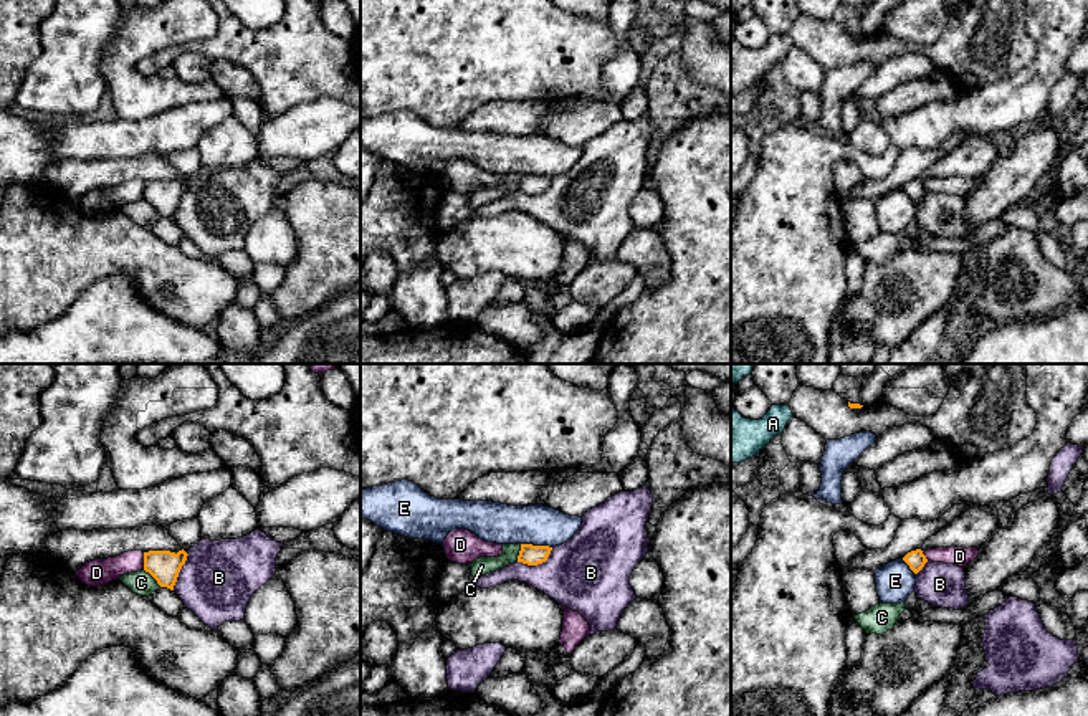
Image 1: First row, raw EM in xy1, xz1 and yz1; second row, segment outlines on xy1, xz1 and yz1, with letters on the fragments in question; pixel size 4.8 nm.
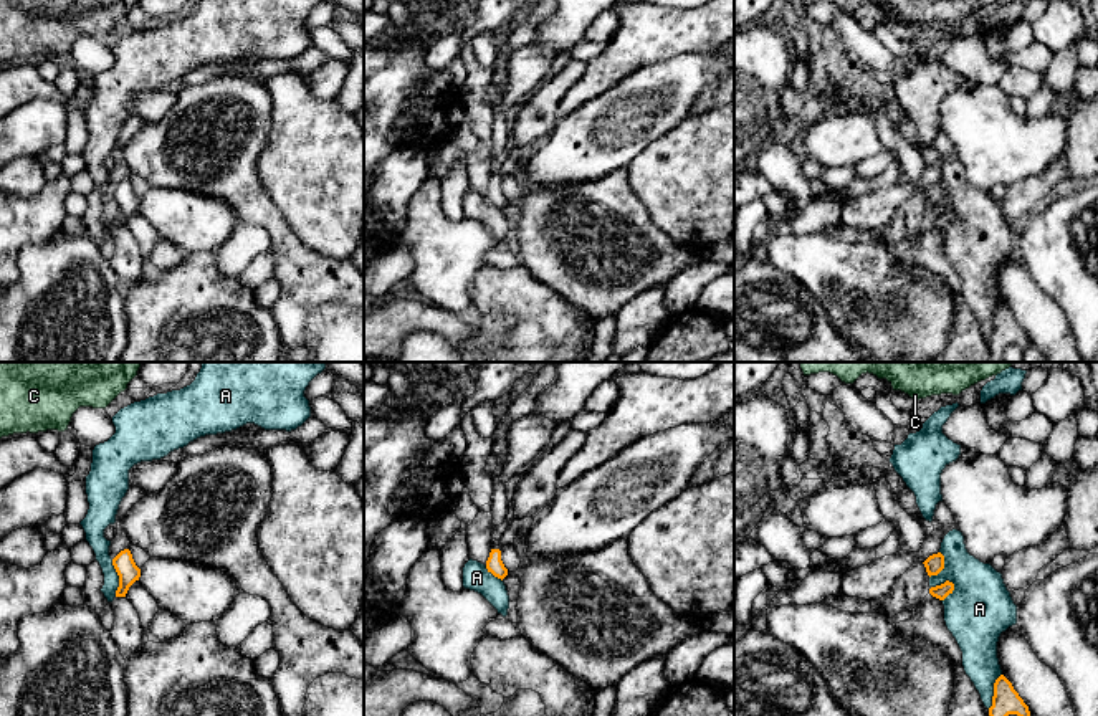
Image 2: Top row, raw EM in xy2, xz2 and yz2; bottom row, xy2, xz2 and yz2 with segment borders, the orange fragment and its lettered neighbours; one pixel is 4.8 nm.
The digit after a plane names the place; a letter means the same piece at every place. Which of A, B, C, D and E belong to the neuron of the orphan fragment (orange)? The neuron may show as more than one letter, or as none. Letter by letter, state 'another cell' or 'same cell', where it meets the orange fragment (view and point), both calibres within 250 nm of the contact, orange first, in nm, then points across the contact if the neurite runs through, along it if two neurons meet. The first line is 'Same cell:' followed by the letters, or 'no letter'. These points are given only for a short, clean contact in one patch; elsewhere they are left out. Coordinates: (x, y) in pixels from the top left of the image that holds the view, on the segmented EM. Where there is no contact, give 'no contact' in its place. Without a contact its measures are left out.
Same cell: no letter
A: another cell; meets orange in yz2 at (945, 582); 70 nm thick on the orange side, 320 nm on the other
B: another cell; meets orange in xz1 at (538, 563); 100 nm thick on the orange side, 380 nm on the other; border along xz1 (553, 548), (541, 563), (518, 563)
C: another cell; meets orange in xy1 at (152, 576); 160 nm thick on the orange side, 120 nm on the other; border along xy1 (143, 569), (161, 586)
D: another cell; meets orange in xy1 at (144, 561); 160 nm thick on the orange side, 130 nm on the other; border along xy1 (143, 553), (144, 568)
E: another cell; meets orange in xz1 at (536, 546); 100 nm thick on the orange side, 190 nm on the other; border along xz1 (521, 543), (548, 544), (551, 548)

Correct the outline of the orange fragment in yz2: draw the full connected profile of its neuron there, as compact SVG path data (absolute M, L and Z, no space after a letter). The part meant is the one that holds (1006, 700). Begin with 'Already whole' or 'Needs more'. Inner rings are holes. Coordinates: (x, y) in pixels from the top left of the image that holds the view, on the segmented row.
Already whole. M1000 675L994 683L992 706L989 708L989 716L1030 716L1029 706L1014 690L1012 683Z

